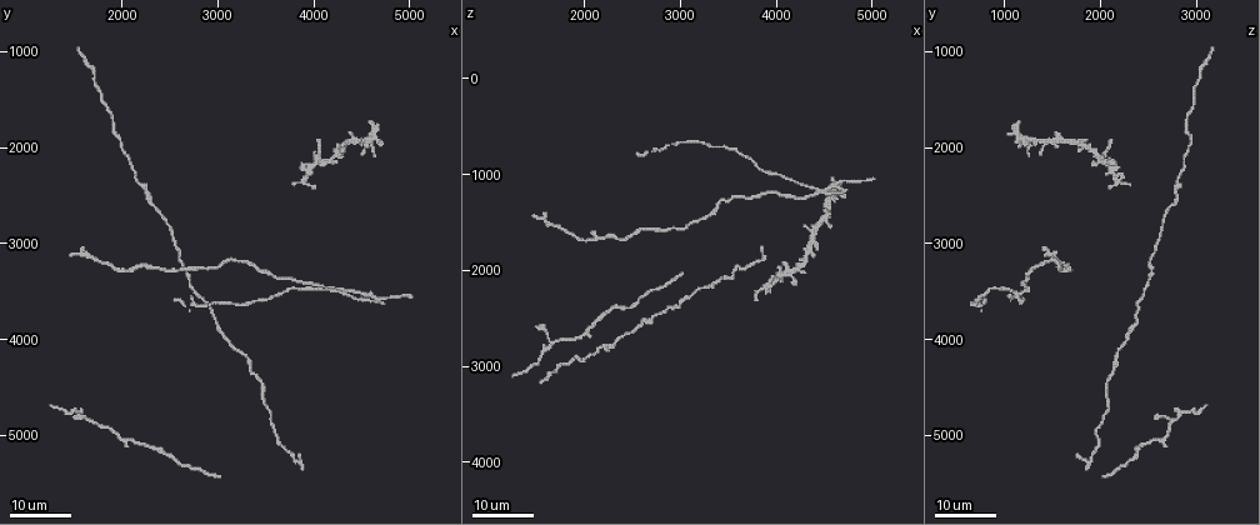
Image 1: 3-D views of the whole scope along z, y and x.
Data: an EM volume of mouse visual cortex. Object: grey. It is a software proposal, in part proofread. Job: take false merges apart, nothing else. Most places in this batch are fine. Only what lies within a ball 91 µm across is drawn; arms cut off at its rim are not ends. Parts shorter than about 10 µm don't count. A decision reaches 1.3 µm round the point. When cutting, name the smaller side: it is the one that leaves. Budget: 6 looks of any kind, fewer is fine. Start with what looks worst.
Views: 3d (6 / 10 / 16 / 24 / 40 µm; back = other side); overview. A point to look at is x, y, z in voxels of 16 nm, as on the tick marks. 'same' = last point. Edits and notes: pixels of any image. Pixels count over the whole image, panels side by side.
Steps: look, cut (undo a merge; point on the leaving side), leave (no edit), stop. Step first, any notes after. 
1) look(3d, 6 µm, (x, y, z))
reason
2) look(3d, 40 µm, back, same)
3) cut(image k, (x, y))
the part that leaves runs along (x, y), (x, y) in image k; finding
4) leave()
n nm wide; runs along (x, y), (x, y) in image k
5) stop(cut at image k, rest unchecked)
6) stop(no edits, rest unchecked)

look(3d, 24 µm, (3900, 2360, 2140))
four arms meet

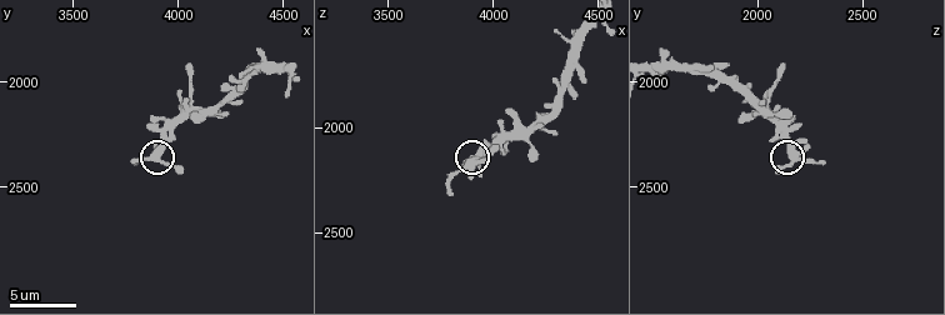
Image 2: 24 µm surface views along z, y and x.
look(3d, 10 µm, (3890, 2360, 2170))
closer look

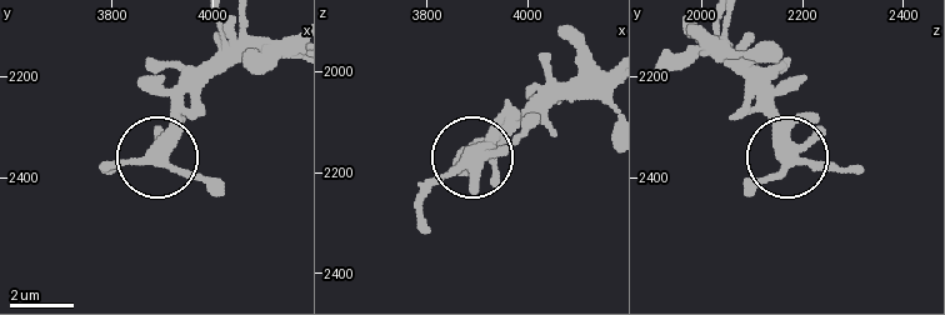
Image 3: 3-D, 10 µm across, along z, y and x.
leave()
4 arms; continuous, no second cell

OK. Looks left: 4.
look(3d, 16 µm, (2320, 2600, 2740))
thick turns thin

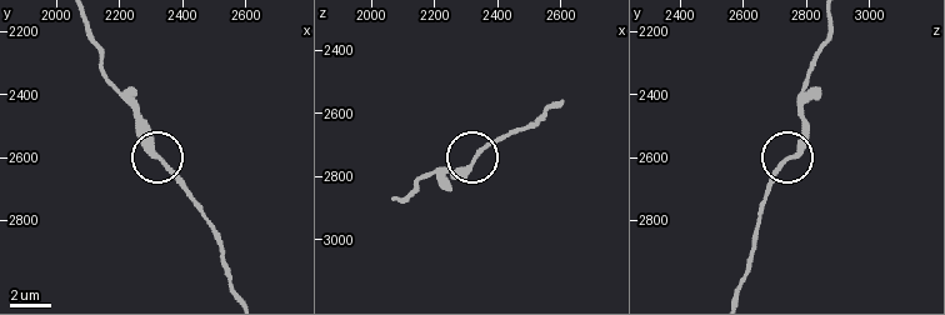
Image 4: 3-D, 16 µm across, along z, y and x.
look(3d, 10 µm, (2320, 2610, 2750))

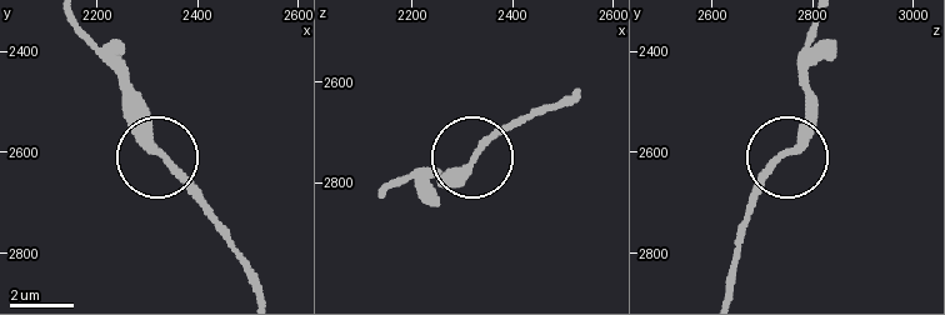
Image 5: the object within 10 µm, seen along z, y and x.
leave()
runs along (731, 281), (750, 195), (799, 139), (809, 93) in image 5; one cell here

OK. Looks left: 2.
look(3d, 24 µm, (1900, 1780, 2920))
calibre changes

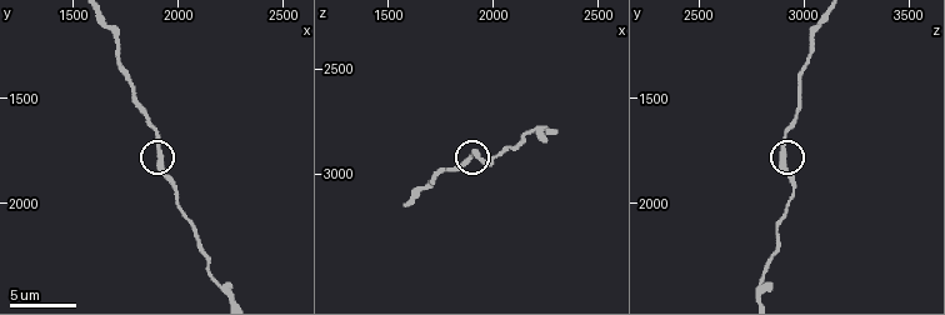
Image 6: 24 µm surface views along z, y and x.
look(3d, 10 µm, (1910, 1770, 2910))

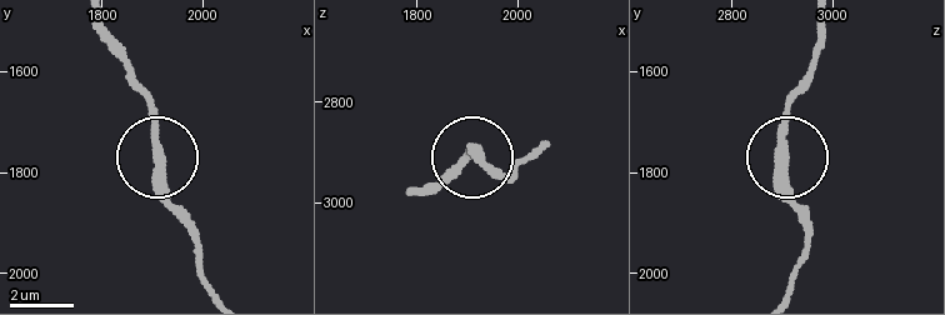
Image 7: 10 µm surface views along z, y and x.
leave()
300 nm wide; runs along (211, 288), (193, 224), (169, 191), (141, 89) in image 7; all the same cell

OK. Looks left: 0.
stop(no edits, rest unchecked)

